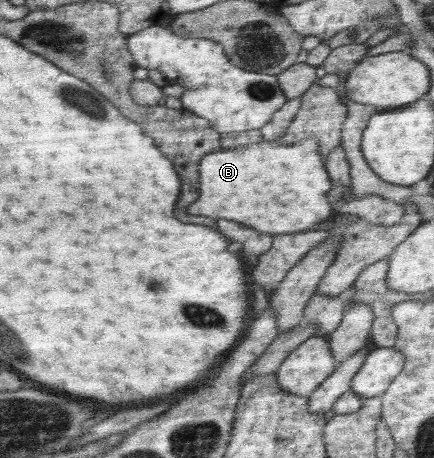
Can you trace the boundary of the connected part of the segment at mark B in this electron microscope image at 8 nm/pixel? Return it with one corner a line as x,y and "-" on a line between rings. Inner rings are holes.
303,139
292,144
285,144
277,140
251,143
247,147
235,149
222,149
205,155
200,160
199,167
199,171
201,171
201,197
192,204
193,207
189,207
189,213
191,215
205,215
205,217
209,215
211,219
221,217
221,219
239,221
243,225
249,225
257,231
265,231
266,234
273,236
315,228
333,212
332,204
328,200
328,191
331,191
333,184
331,184
332,181
327,174
325,160
318,150
319,141
317,139

